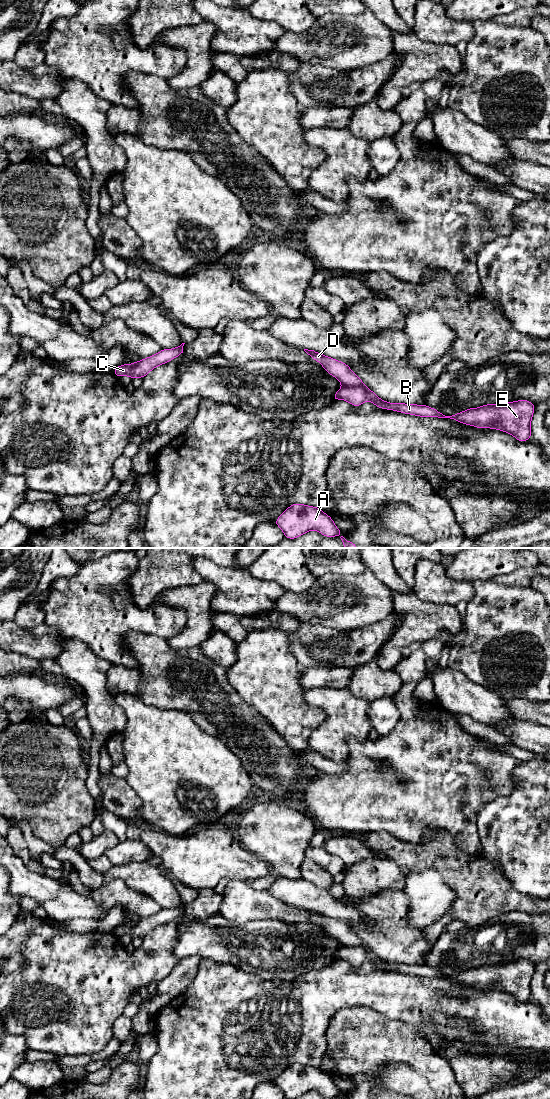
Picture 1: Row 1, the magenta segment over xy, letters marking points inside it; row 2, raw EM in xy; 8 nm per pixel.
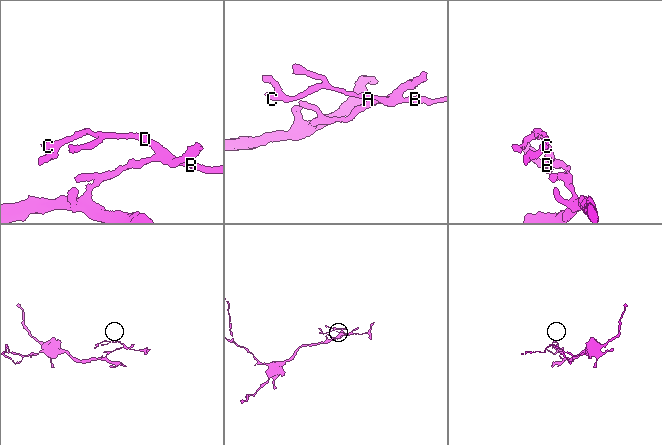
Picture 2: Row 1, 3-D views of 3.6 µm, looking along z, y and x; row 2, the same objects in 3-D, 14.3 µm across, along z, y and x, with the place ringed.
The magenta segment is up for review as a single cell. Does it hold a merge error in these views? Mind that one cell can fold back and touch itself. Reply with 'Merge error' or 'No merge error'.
Merge error

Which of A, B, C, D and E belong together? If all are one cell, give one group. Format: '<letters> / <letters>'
A / B C D E

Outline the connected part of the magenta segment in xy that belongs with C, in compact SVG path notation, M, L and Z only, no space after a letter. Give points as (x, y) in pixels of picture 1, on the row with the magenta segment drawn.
M182 343L180 346L173 349L161 349L160 352L140 361L135 361L132 364L119 365L113 370L113 373L118 378L122 376L129 376L132 380L135 378L144 378L154 368L174 358L178 358L183 353L184 344L185 343Z

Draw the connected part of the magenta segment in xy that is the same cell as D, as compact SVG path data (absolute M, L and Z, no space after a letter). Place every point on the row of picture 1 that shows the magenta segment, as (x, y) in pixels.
M314 350L304 351L315 361L318 361L323 369L331 376L337 378L342 386L362 388L366 392L367 400L379 399L379 408L410 414L419 417L450 418L465 425L474 426L480 429L490 428L506 432L515 437L519 442L531 439L531 421L536 405L528 400L485 404L478 408L470 407L468 410L452 416L445 416L437 409L428 407L425 404L390 403L379 398L370 390L363 381L344 362L325 356Z

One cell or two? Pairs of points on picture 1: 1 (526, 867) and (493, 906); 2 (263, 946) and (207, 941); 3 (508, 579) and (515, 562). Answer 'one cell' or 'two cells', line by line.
1: two cells
2: one cell
3: two cells

